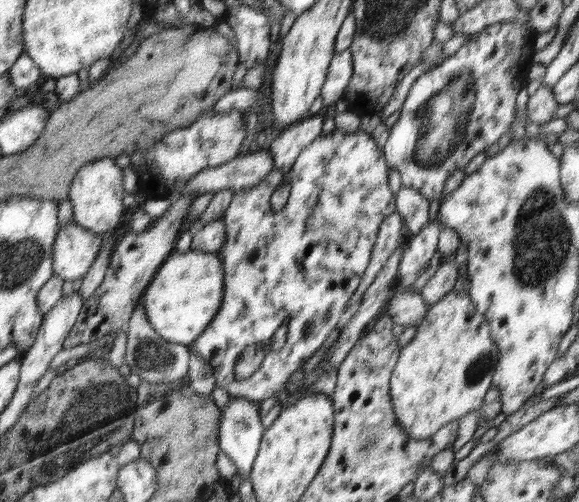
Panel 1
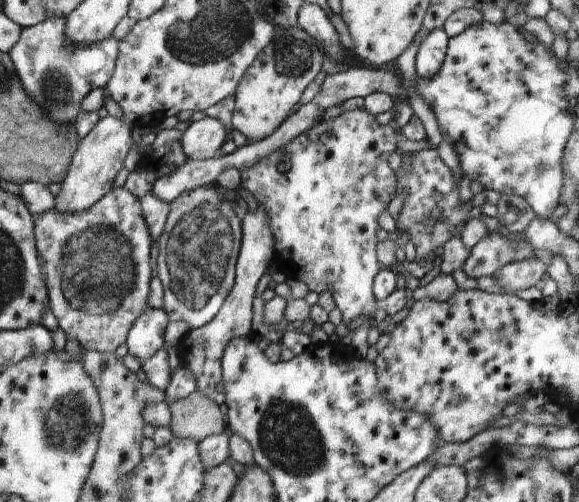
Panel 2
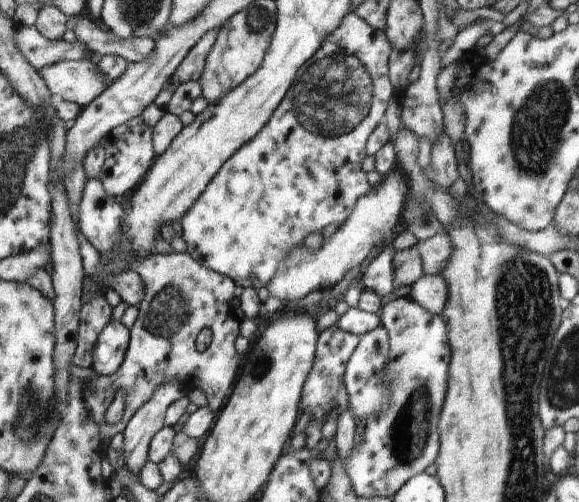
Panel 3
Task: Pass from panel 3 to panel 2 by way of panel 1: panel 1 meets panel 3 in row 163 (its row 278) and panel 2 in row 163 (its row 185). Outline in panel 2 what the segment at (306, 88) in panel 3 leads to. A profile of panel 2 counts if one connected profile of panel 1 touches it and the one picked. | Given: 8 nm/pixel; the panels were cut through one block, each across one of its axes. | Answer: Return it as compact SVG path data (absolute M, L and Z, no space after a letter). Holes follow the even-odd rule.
M357 108L354 110L347 110L340 113L339 116L329 119L320 120L312 126L306 132L298 134L296 138L292 138L288 144L280 146L278 150L274 150L270 156L262 158L252 164L250 168L246 170L240 170L240 187L247 190L256 199L259 206L264 206L266 214L268 214L268 226L272 230L272 242L274 242L274 260L276 262L276 268L282 270L288 274L289 278L296 279L303 282L308 286L309 290L312 292L317 292L322 294L322 292L329 292L334 298L334 304L338 310L342 313L343 322L348 325L354 318L358 318L360 315L371 318L372 314L378 308L376 305L376 298L374 298L374 292L372 292L372 284L376 274L379 273L379 268L381 264L377 259L377 238L376 232L380 227L379 220L380 214L387 210L388 203L395 197L396 194L396 174L390 168L388 164L388 158L392 152L397 150L397 143L399 142L401 136L399 131L397 131L392 124L381 125L375 120L375 116L366 112L364 108ZM280 158L290 158L291 166L290 170L286 173L280 172L278 170L278 161Z

